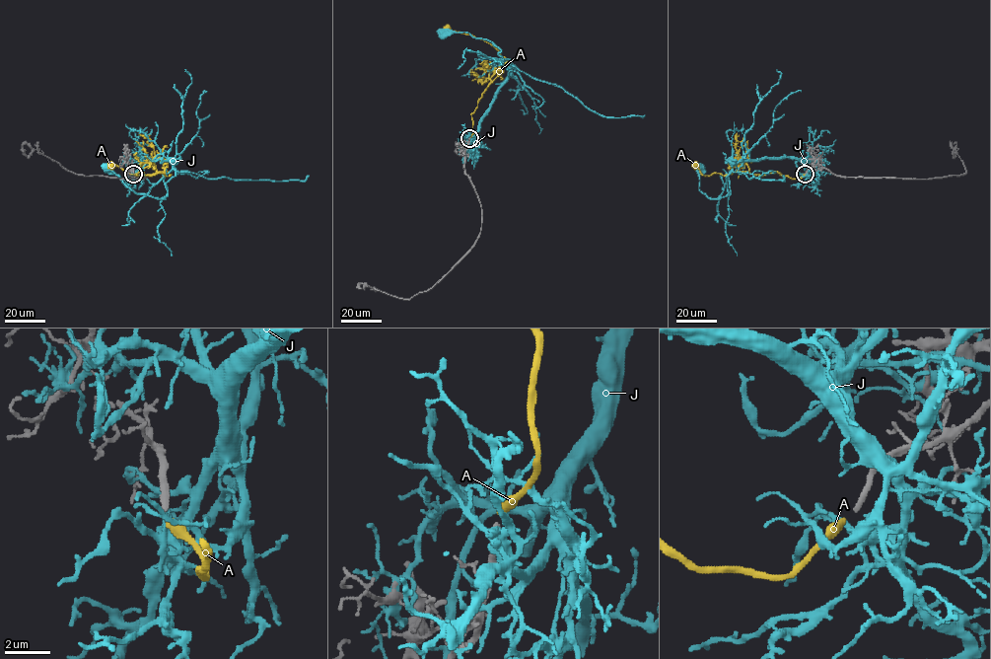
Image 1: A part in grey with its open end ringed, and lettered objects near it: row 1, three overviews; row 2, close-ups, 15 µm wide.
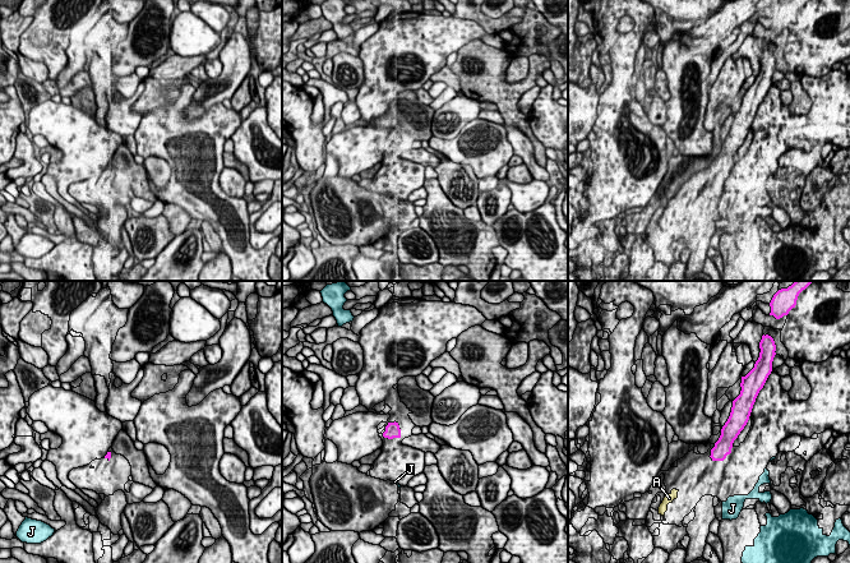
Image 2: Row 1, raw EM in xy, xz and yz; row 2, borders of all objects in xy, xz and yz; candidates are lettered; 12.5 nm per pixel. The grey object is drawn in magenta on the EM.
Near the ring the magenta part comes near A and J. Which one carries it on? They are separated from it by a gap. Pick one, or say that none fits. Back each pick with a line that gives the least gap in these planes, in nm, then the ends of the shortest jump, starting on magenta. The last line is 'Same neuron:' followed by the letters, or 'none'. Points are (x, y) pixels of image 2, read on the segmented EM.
A: 600 nm | yz (712, 460), (678, 490)
Same neuron: A

